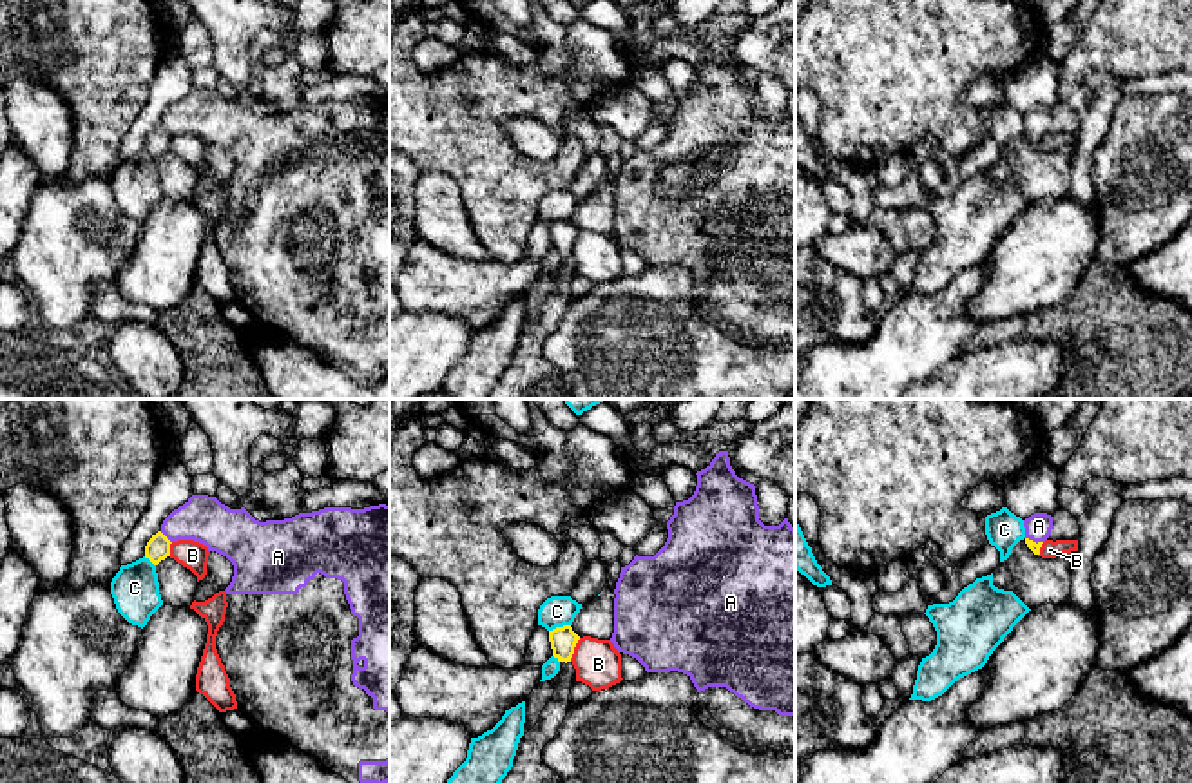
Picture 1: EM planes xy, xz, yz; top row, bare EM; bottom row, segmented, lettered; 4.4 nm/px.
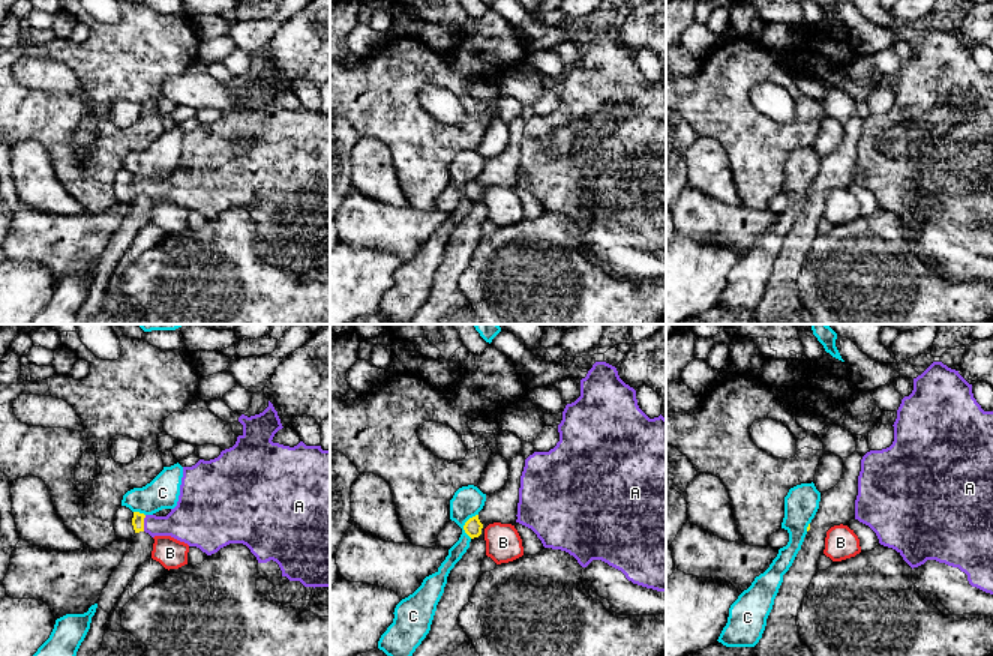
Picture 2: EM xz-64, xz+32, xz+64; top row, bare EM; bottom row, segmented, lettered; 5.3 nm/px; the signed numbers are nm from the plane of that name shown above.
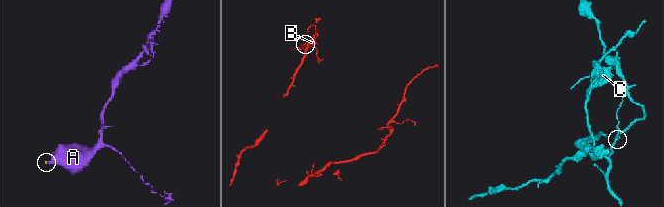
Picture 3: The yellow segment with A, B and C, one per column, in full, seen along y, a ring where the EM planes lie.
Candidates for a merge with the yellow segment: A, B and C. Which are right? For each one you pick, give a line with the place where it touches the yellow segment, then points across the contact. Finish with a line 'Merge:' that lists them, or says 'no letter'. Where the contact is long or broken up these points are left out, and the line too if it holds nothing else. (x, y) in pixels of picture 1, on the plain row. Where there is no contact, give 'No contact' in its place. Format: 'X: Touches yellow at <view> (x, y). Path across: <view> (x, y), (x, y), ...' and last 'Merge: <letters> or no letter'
A: Touches yellow at xy (165, 131). Path across: xy (158, 142), (165, 131), (180, 118), (203, 113)
Merge: A

